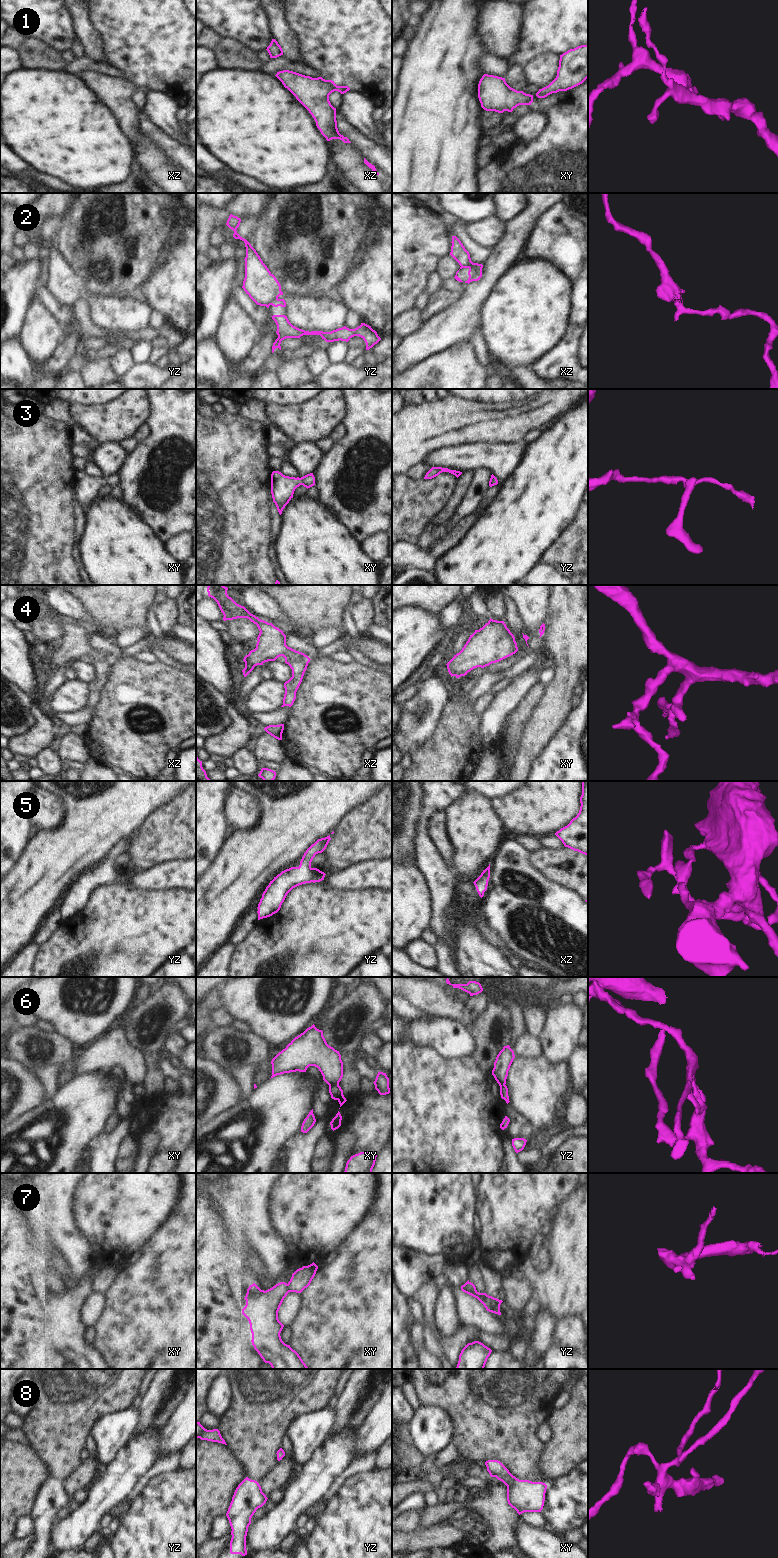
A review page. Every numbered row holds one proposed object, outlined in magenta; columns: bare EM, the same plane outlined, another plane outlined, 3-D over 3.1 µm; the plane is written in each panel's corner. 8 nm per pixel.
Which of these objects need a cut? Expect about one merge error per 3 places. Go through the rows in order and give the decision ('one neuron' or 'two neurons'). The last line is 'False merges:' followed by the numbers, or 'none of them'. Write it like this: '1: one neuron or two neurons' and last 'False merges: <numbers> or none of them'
1: one neuron
2: two neurons
3: one neuron
4: one neuron
5: one neuron
6: two neurons
7: two neurons
8: one neuron
False merges: 2, 6, 7

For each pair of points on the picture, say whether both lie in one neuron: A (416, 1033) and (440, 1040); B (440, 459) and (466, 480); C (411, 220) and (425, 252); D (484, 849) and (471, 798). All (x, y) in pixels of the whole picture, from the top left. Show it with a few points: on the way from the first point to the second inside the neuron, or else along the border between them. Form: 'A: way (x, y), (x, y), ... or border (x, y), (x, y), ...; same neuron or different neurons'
A: way (422, 1033), (434, 1034); same neuron
B: border (475, 471), (464, 471), (462, 473); different neurons
C: way (411, 228), (411, 238), (417, 244); same neuron
D: way (475, 836), (475, 831), (471, 824), (471, 811); same neuron

